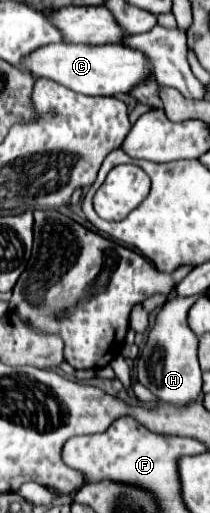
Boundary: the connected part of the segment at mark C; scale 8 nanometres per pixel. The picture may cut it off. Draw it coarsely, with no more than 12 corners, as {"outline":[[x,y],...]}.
{"outline":[[48,44],[34,78],[86,96],[126,94],[152,64],[120,46]]}

